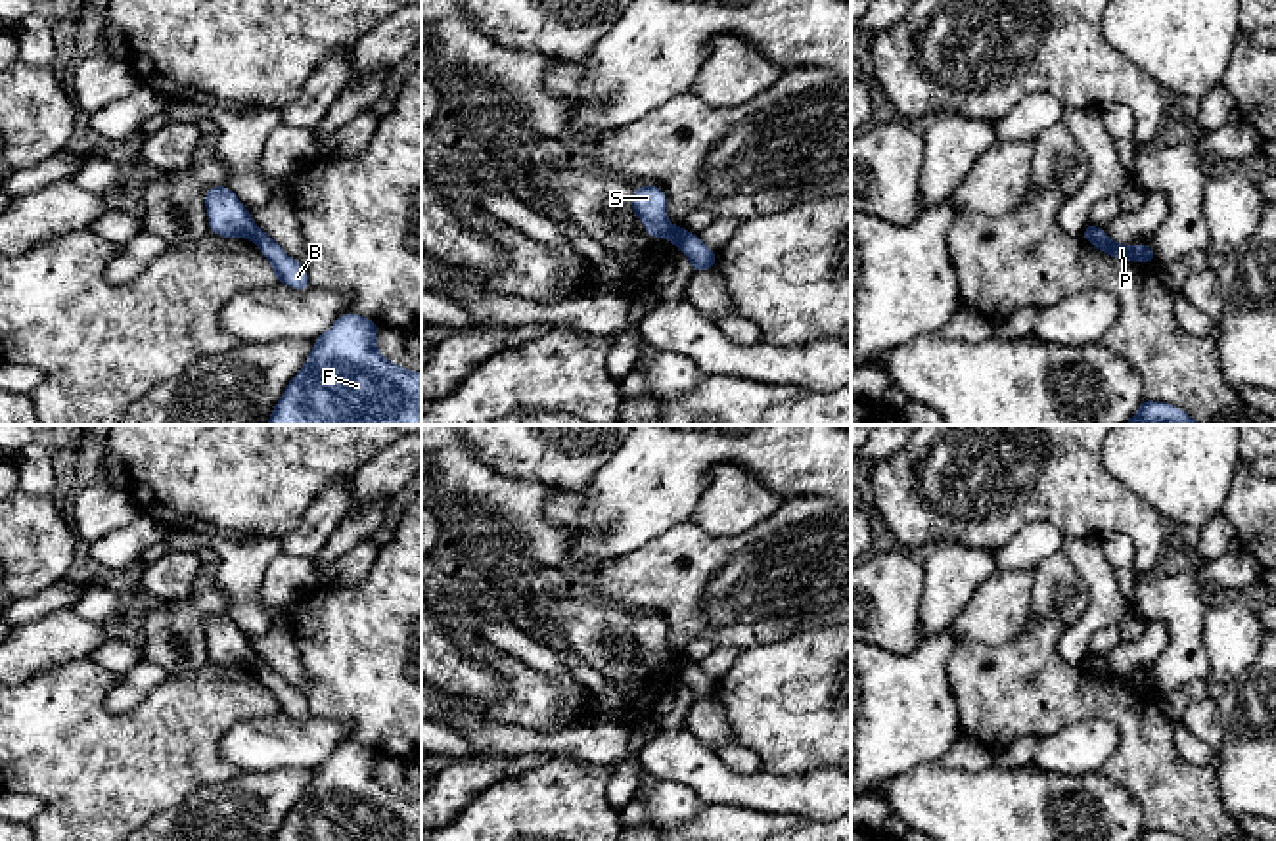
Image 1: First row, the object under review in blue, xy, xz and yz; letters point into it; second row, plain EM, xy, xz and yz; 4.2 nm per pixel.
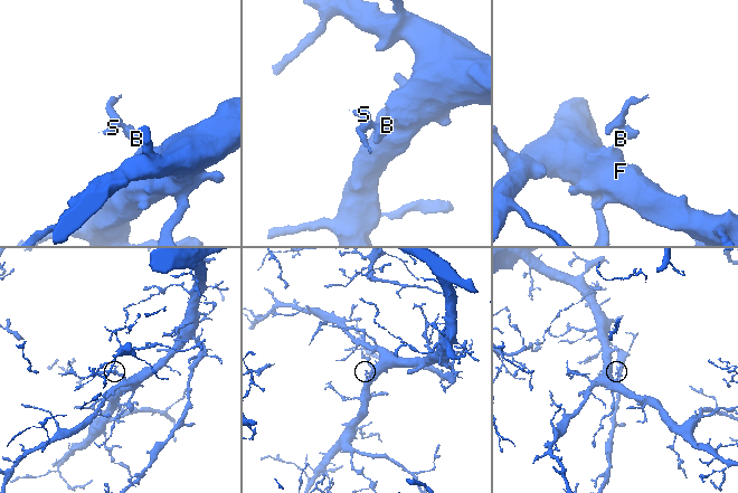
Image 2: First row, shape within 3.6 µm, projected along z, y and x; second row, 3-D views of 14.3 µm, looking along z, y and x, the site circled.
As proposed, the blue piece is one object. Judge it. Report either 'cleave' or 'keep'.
cleave

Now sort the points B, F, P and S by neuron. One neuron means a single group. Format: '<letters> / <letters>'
B F P / S

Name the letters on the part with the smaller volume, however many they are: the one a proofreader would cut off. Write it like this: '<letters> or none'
S

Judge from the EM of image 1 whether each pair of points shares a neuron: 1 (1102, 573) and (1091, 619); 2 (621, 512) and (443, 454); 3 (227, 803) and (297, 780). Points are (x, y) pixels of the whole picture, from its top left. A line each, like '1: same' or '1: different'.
1: same
2: different
3: same

